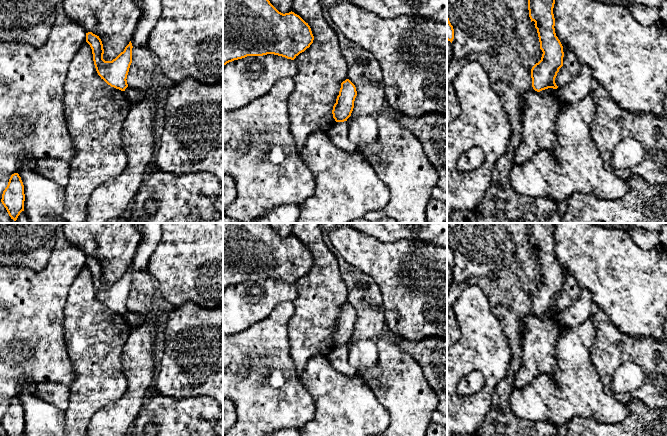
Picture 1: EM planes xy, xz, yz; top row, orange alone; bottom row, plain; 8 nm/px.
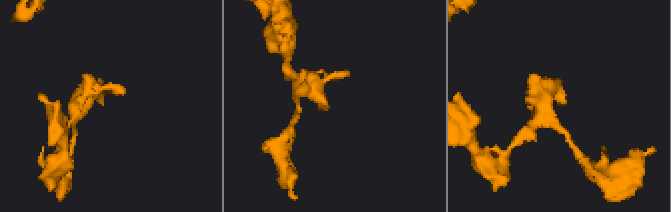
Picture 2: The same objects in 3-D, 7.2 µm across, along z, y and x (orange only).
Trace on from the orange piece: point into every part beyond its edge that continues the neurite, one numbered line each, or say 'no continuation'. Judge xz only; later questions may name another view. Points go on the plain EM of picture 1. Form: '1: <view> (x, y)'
no continuation

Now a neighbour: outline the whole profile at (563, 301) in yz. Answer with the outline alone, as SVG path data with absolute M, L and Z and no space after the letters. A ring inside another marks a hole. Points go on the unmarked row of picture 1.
M563 271L564 281L563 290L559 293L555 302L558 311L563 310L571 305L571 303L581 296L581 288L566 271Z

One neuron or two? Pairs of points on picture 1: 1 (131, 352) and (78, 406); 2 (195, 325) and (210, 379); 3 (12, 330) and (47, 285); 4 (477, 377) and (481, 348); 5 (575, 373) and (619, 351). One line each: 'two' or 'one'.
1: two
2: one
3: one
4: two
5: two

